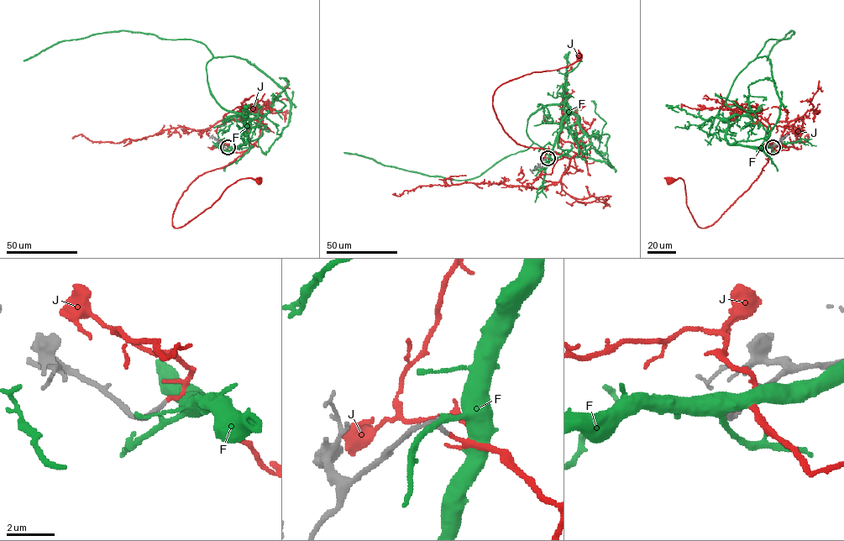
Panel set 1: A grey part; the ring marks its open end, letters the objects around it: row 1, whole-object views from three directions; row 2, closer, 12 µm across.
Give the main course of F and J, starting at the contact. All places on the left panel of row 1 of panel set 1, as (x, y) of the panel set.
F: (227, 148), (247, 142), (250, 121), (215, 98), (212, 54), (200, 42), (107, 32), (23, 60)
J: (228, 147), (243, 152), (191, 183), (176, 204), (172, 225), (187, 223), (238, 180), (259, 181)

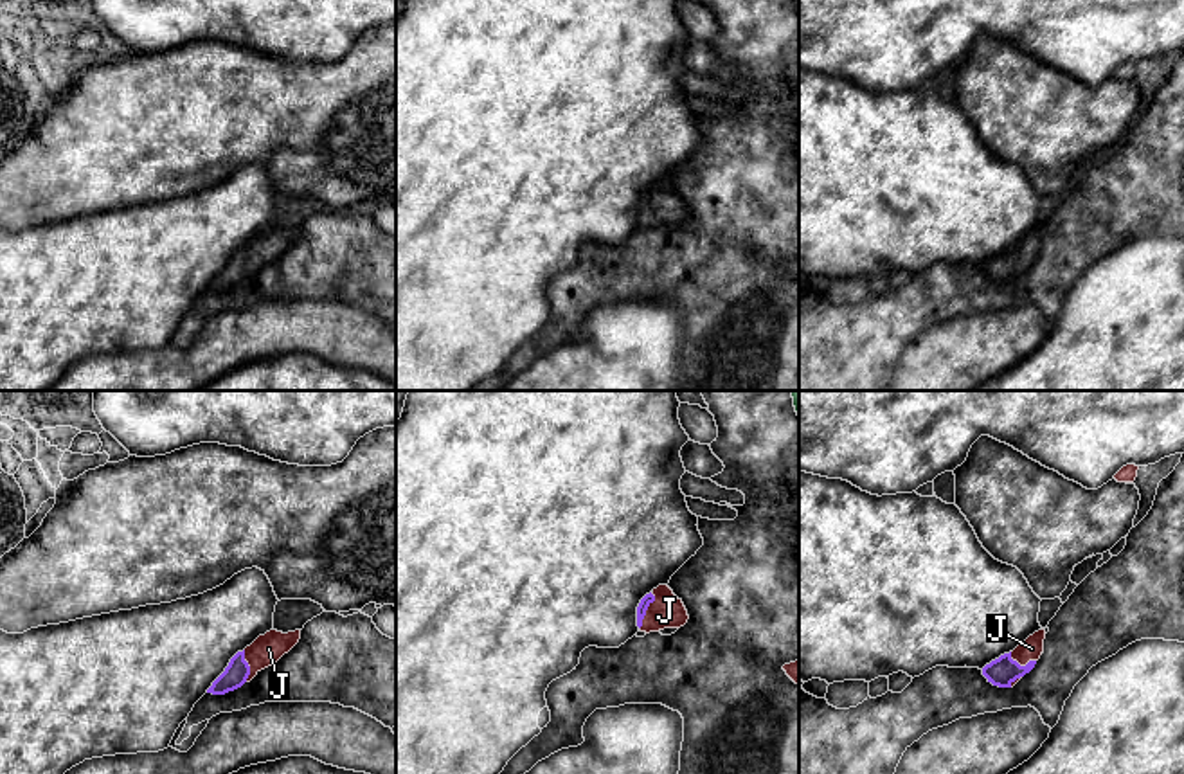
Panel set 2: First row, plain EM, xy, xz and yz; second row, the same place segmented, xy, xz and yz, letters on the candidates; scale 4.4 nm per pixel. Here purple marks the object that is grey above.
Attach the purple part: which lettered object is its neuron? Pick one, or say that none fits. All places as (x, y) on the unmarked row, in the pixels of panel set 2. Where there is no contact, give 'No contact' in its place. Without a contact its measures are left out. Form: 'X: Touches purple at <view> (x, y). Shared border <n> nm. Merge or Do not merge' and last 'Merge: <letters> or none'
F: No contact. Do not merge
J: Touches purple at xz (646, 206). Shared border 180 nm. Merge
Merge: J

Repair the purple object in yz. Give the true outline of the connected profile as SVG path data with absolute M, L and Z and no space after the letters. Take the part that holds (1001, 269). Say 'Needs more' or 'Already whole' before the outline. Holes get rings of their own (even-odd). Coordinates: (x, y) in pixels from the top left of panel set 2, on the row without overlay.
Needs more. M1045 227L1029 232L1013 248L1000 252L982 265L982 272L999 284L1013 284L1029 270L1044 248Z

